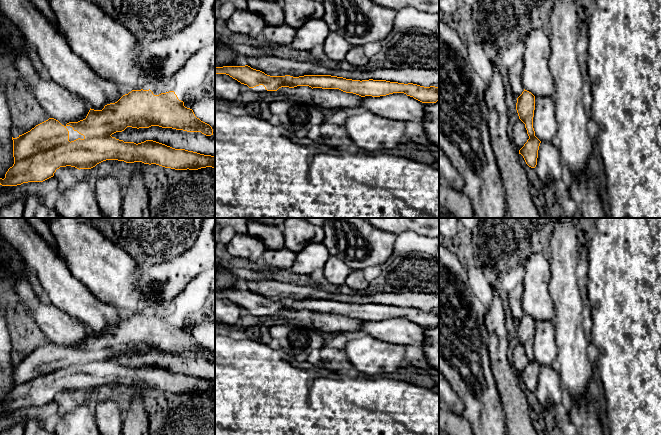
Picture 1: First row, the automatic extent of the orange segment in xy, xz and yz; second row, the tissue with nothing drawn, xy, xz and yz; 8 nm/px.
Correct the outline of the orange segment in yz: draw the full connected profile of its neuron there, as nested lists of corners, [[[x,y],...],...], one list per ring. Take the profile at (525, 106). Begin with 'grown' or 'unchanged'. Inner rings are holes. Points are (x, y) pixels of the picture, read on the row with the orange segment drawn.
grown | [[[524,89],[517,98],[516,110],[519,119],[513,126],[513,144],[519,150],[526,164],[535,168],[541,141],[535,136],[533,117],[535,110],[535,96]]]

